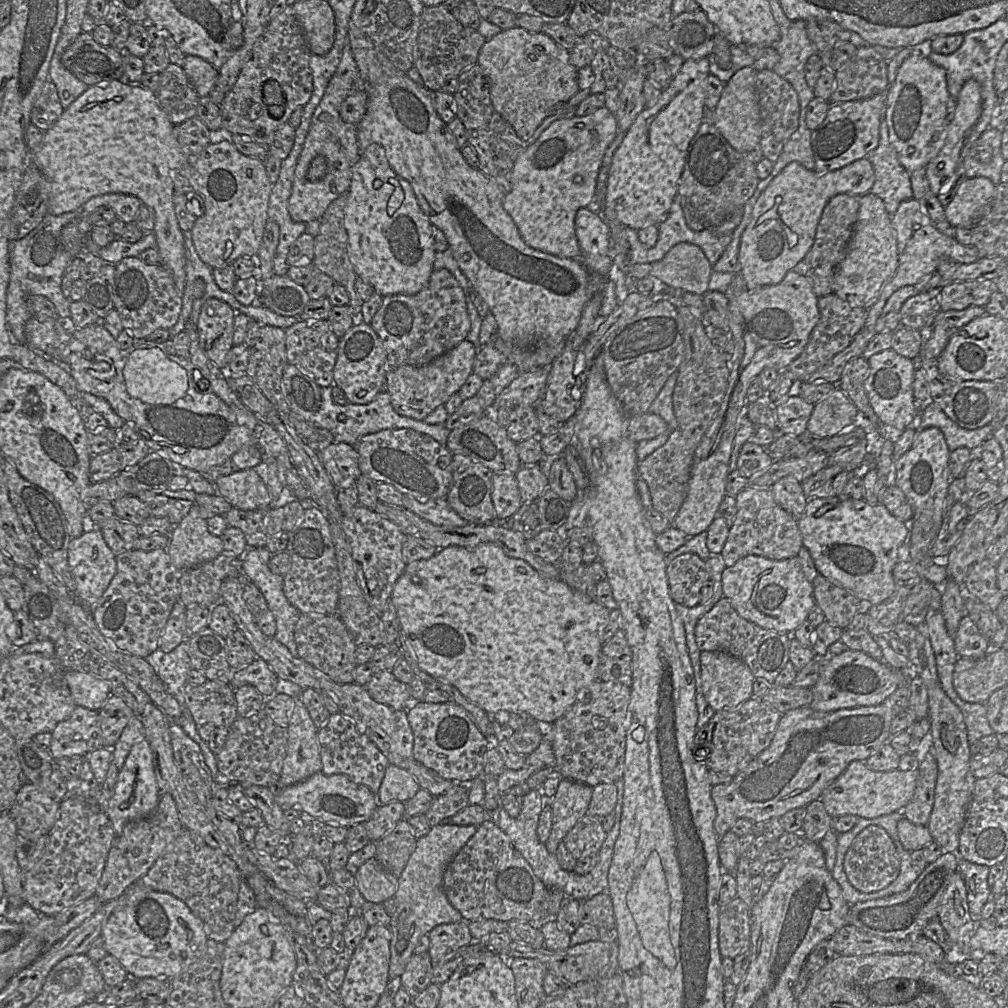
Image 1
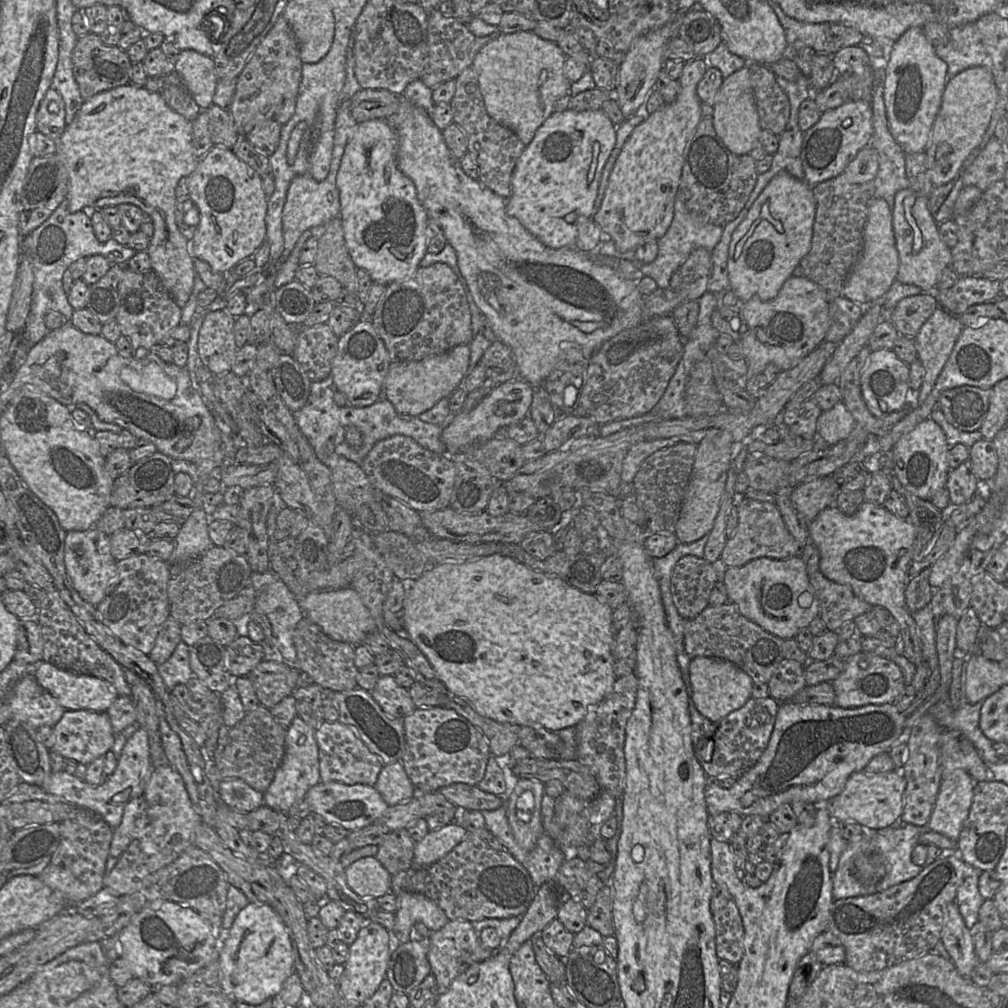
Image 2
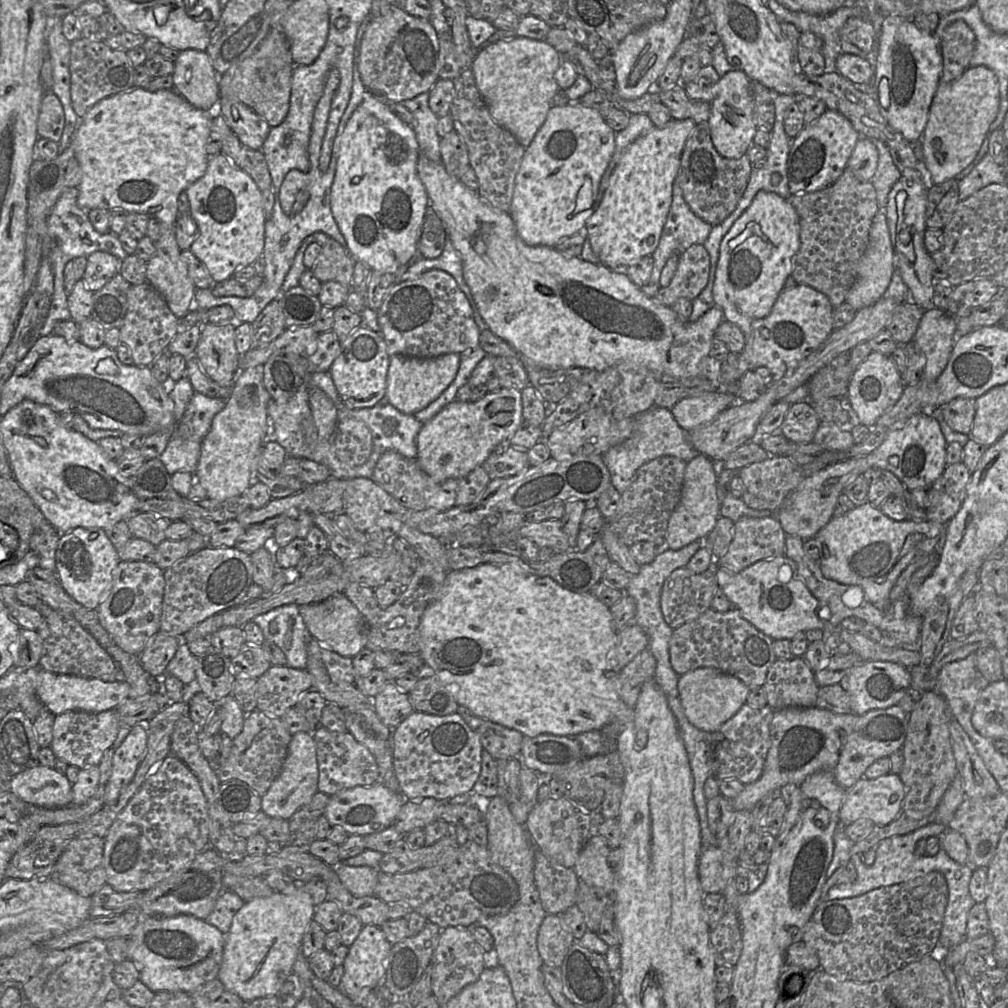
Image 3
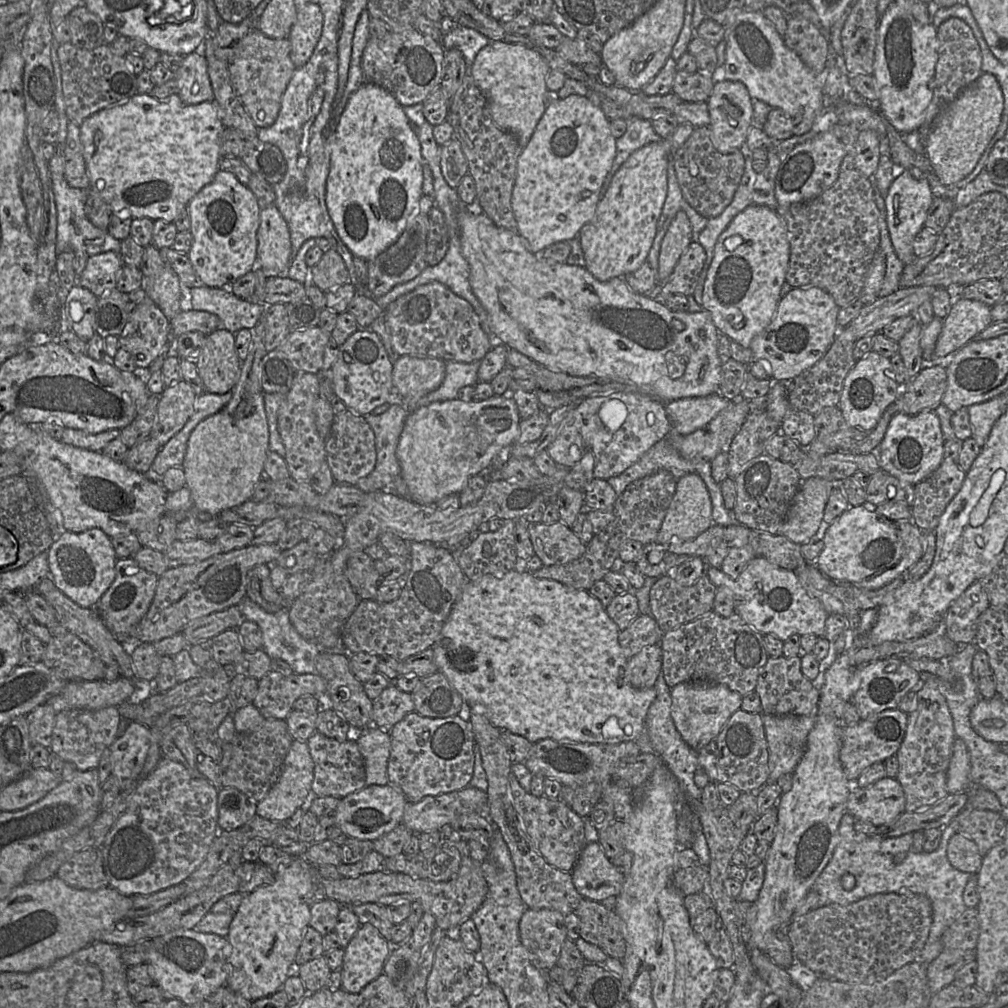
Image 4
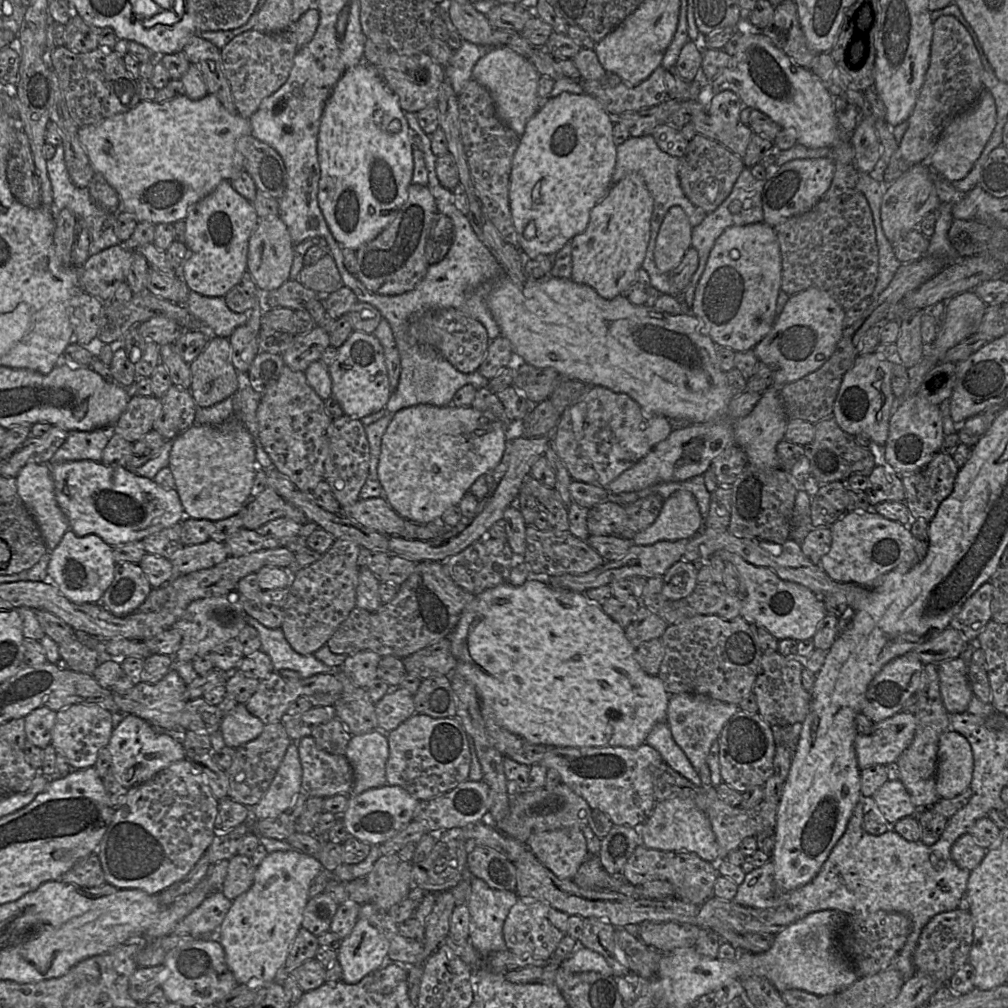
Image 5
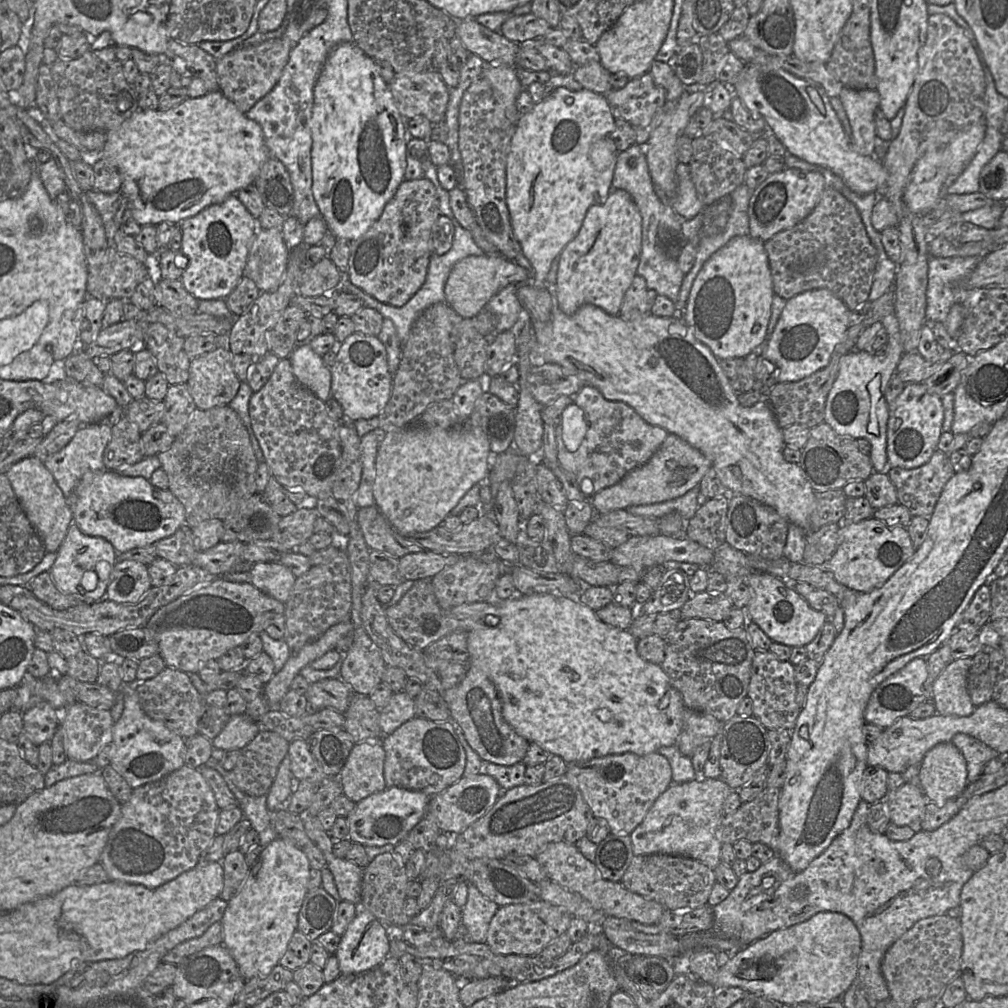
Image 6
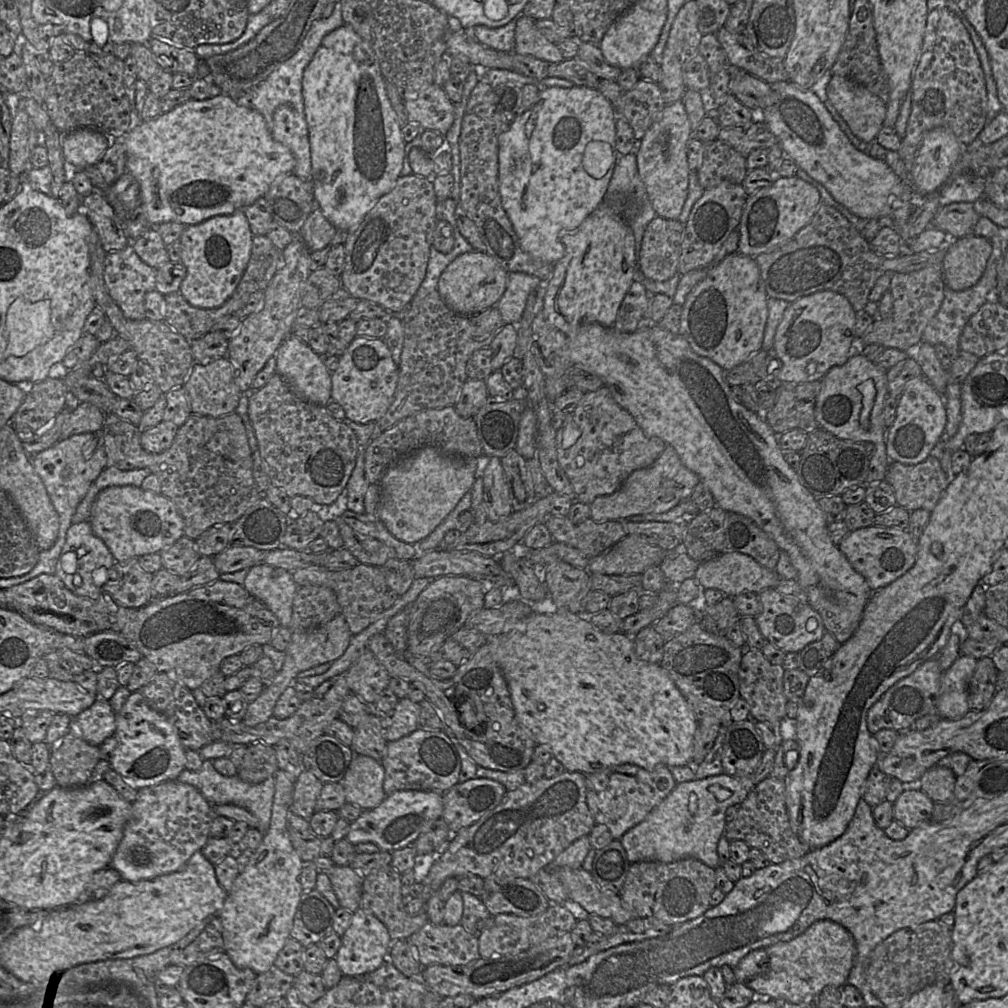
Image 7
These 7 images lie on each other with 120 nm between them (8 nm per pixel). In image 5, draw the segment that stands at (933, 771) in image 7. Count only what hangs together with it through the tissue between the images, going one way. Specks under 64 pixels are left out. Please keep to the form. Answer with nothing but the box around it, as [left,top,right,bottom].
[935,730,973,799]

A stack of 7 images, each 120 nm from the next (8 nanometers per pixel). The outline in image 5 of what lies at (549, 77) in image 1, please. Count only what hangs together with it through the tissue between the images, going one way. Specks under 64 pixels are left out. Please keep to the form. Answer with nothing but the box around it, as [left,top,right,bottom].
[472,47,540,137]

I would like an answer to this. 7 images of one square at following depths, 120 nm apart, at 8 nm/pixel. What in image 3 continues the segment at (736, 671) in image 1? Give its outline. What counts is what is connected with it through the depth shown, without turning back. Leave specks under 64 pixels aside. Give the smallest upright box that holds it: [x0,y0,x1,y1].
[678,667,750,733]

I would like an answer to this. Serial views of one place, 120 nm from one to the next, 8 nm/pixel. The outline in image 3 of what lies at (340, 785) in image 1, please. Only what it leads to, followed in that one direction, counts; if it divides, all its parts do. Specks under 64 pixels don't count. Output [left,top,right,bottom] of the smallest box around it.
[324,782,404,836]

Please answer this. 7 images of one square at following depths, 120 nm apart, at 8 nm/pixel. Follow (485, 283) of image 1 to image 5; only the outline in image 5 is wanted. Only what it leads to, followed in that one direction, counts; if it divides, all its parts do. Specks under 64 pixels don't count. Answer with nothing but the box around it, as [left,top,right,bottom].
[488,275,733,424]

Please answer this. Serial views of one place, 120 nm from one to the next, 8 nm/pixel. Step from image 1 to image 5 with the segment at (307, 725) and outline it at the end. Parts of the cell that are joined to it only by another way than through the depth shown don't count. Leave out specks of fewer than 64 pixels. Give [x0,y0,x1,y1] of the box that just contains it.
[251,743,302,819]

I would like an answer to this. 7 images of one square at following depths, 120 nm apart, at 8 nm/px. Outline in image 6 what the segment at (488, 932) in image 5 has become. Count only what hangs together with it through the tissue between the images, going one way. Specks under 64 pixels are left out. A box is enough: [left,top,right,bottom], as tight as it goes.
[462,884,499,943]

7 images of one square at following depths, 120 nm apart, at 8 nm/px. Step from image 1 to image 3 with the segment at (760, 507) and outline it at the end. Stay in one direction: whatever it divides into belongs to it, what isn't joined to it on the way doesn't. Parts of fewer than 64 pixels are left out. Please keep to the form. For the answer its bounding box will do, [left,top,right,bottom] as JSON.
[716,515,786,573]

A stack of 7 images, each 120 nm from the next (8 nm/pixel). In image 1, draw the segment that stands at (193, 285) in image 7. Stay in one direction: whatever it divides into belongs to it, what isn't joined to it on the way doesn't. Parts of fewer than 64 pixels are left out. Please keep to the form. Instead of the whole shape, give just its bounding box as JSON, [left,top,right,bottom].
[190,140,273,268]

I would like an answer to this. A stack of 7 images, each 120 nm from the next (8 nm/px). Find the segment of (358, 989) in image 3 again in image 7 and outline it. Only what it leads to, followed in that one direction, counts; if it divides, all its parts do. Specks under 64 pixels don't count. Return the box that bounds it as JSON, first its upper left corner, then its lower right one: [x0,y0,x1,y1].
[335,908,392,976]

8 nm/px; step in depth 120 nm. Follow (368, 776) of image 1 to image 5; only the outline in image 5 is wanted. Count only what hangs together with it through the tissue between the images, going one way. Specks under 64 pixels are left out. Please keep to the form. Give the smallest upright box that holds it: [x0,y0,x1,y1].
[297,736,354,797]

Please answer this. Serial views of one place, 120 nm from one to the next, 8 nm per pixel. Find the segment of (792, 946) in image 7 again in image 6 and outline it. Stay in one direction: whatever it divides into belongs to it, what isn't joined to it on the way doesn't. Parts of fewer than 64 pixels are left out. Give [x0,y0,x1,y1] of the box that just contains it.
[715,911,861,1004]

